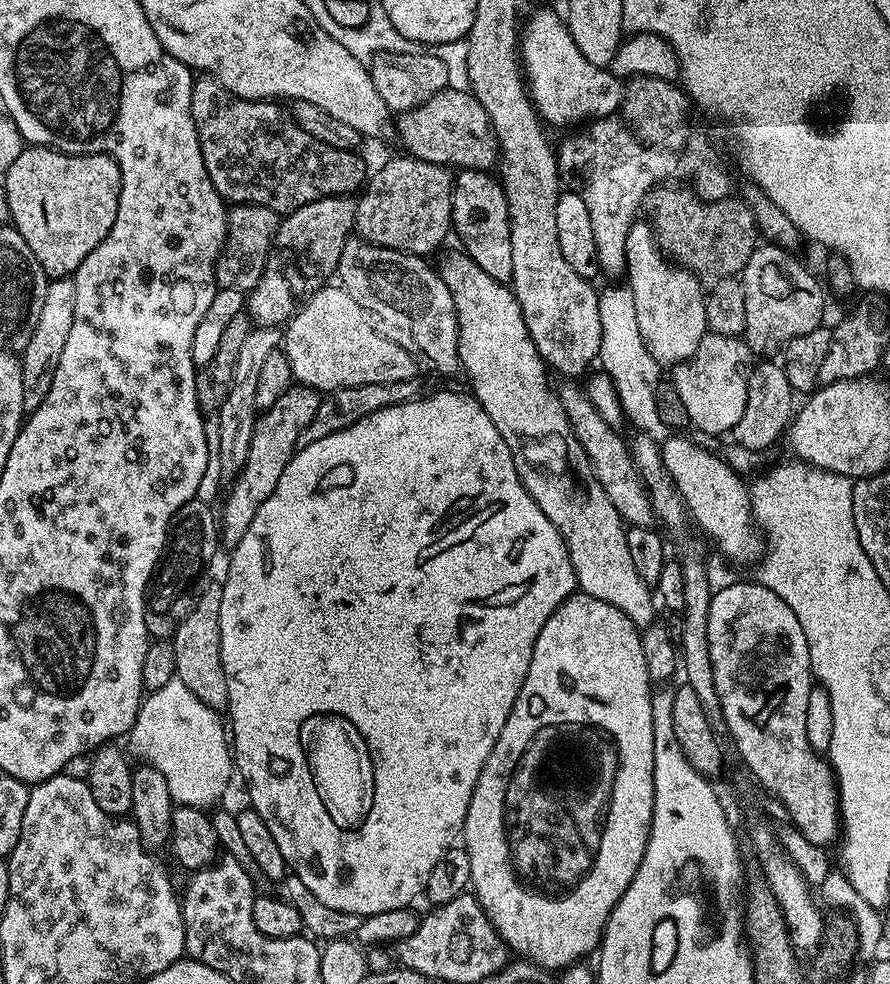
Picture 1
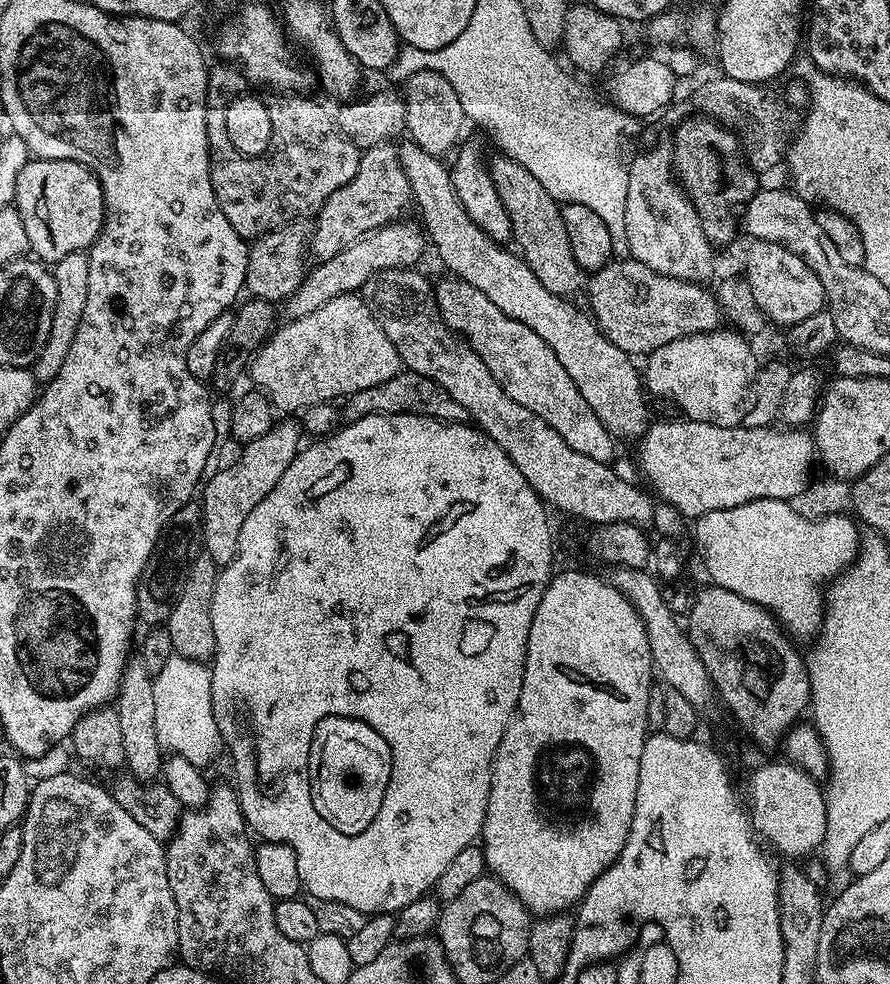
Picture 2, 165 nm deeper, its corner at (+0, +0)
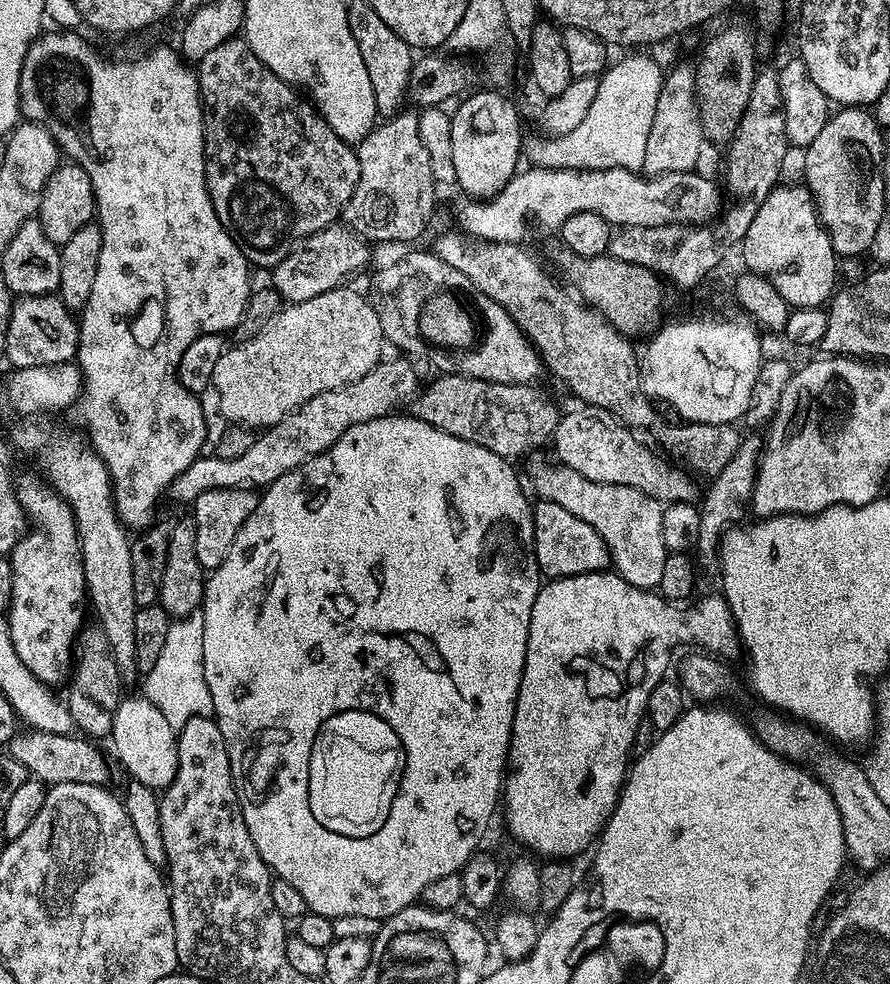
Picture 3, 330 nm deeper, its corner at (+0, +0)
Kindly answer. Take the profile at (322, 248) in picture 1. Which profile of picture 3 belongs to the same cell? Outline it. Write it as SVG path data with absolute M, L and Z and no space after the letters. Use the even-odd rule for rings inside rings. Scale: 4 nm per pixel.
M403 111L376 127L360 141L356 156L360 159L360 181L346 202L343 223L362 239L380 244L404 244L416 240L428 228L432 207L436 204L438 185L430 170L430 154L418 134L420 117Z

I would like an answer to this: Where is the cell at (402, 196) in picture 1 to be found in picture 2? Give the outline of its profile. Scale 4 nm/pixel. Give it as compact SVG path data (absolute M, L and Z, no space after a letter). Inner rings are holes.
M400 218L384 228L374 230L346 250L334 254L334 258L319 261L315 265L316 269L313 272L311 269L305 275L298 290L294 290L294 294L290 294L282 301L283 319L297 320L318 310L318 306L326 306L330 298L359 293L371 276L376 276L388 268L411 268L419 265L424 244L426 248L426 233L419 223L411 224L406 219L408 218Z

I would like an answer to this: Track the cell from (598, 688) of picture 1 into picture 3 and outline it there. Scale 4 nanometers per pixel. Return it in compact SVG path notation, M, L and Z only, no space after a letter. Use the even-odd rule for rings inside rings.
M615 570L552 578L541 587L538 598L534 598L534 610L530 610L526 662L516 699L512 741L508 744L508 762L502 789L502 816L504 812L513 838L518 843L525 844L529 853L540 858L573 858L572 856L578 855L592 839L593 843L603 833L616 803L620 801L620 790L624 787L630 767L632 743L640 720L645 719L650 690L654 690L654 686L658 686L658 682L665 679L667 672L664 671L667 670L668 663L672 660L672 651L676 648L676 636L677 640L683 638L689 630L683 611L675 603L665 600L655 591L626 582Z

